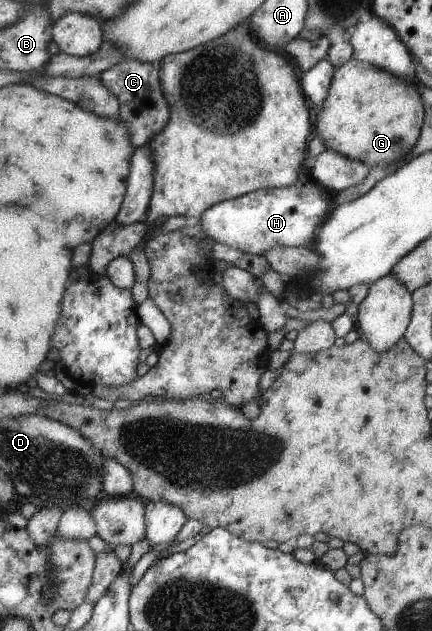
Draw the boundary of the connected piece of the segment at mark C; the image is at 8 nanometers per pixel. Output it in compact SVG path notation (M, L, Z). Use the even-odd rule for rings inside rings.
M121 59L98 76L101 84L117 98L118 116L125 122L131 146L143 146L151 140L169 120L169 108L159 86L158 64L139 62L139 60Z

